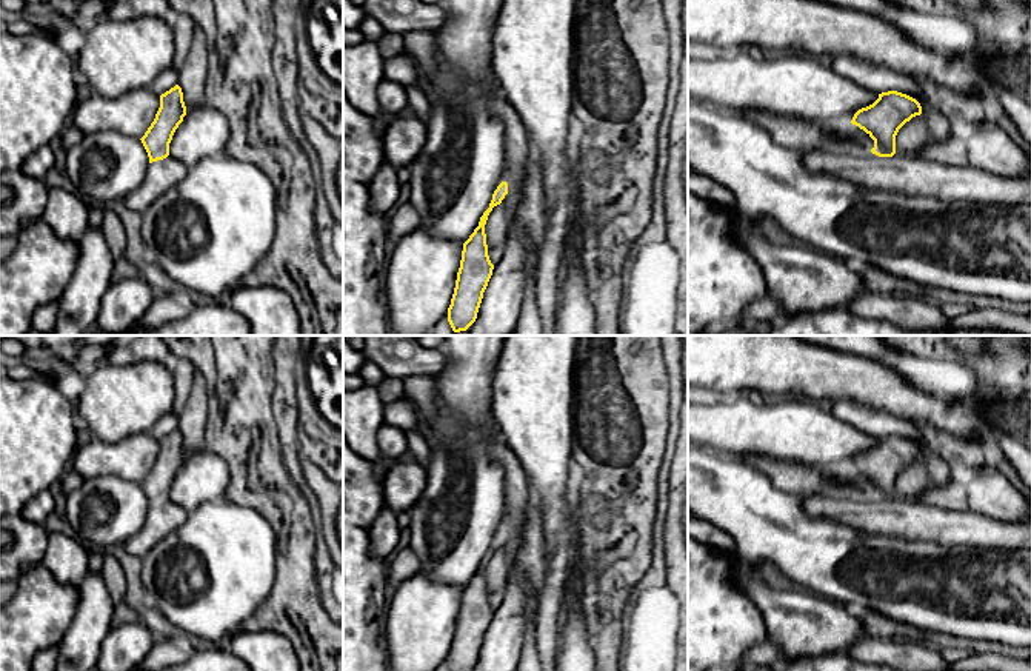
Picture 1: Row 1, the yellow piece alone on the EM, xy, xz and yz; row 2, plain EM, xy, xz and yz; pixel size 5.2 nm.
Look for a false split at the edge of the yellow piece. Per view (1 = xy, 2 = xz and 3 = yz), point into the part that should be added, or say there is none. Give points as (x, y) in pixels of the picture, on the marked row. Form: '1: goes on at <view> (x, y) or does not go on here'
1: does not go on here
2: does not go on here
3: does not go on here

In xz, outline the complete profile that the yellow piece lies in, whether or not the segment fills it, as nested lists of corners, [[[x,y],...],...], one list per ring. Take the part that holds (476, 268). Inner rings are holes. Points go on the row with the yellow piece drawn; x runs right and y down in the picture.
[[[502,182],[492,194],[489,208],[480,217],[479,226],[463,243],[455,288],[448,308],[448,322],[454,332],[466,331],[477,319],[494,269],[488,255],[485,225],[492,208],[500,205],[506,194],[508,183]]]

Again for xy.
[[[179,85],[160,95],[160,108],[154,122],[140,139],[149,163],[163,160],[169,155],[169,143],[179,125],[186,115],[186,106],[183,102],[183,92]]]

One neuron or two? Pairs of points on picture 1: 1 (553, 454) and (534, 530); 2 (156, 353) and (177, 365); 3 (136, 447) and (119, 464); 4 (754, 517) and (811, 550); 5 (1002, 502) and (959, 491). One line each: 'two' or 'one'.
1: two
2: two
3: one
4: one
5: one

